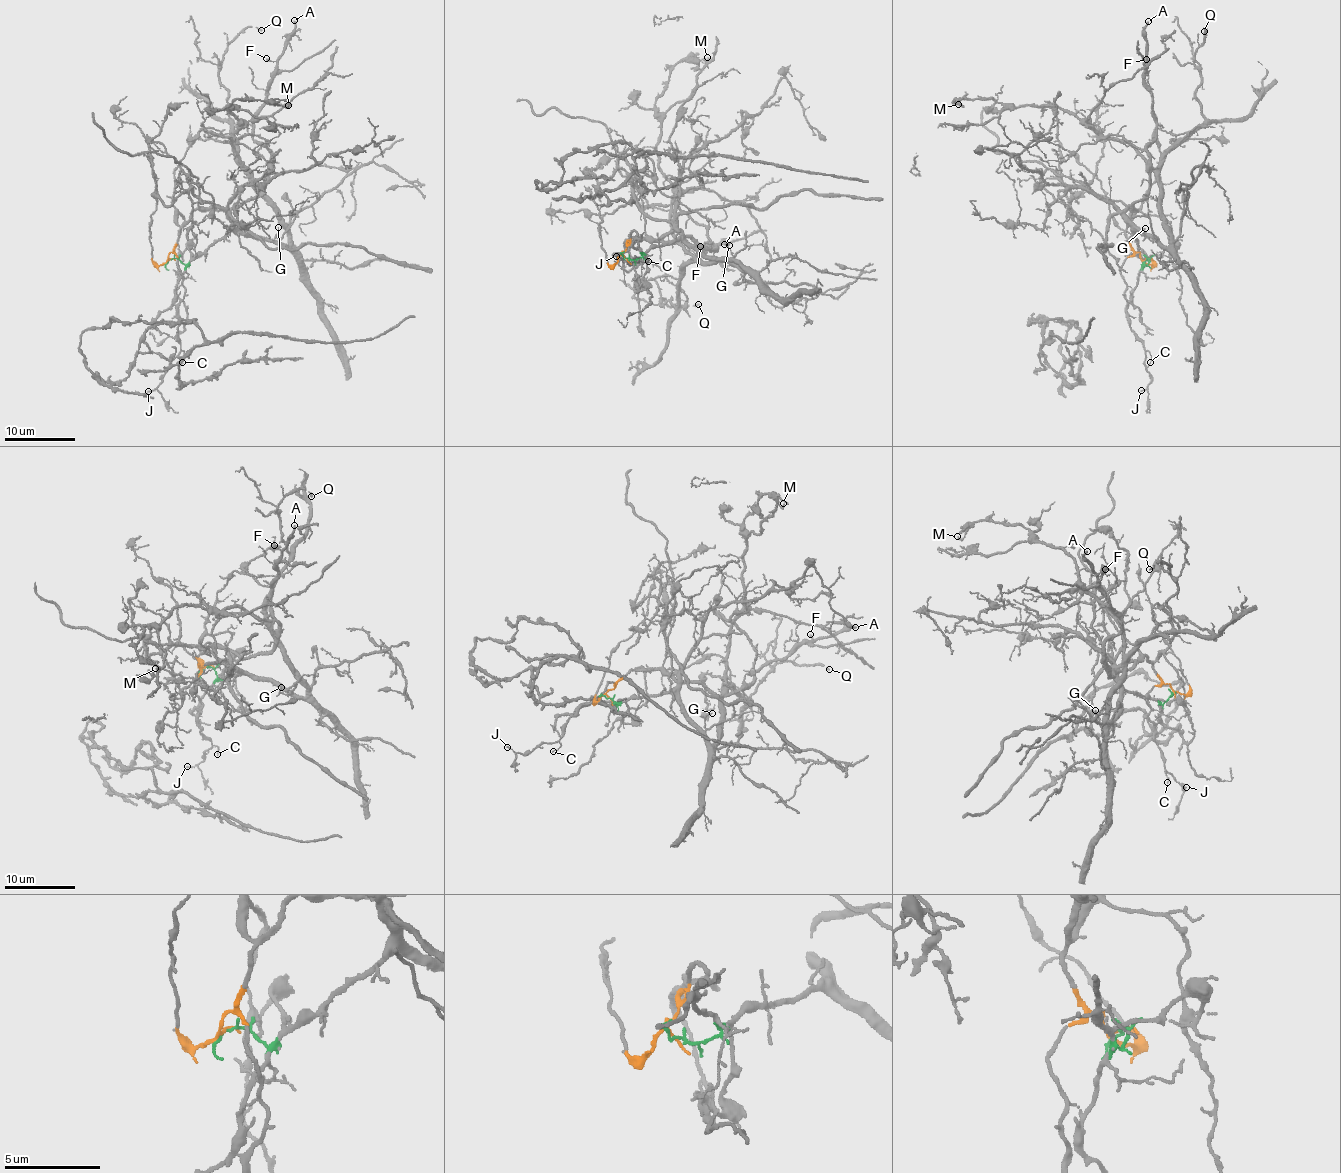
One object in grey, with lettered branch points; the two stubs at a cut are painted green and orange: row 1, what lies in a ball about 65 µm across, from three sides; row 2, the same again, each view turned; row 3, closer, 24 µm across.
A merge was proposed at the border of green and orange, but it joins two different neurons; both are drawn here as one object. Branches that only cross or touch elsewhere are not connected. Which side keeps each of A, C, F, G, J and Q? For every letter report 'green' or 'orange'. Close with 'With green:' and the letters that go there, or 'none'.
A: orange
C: orange
F: orange
G: green
J: orange
Q: green
With green: G, Q

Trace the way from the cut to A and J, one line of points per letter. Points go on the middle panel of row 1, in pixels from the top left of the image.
A: (623, 256), (629, 236), (678, 241), (692, 236), (715, 250), (705, 248), (696, 257), (709, 244), (724, 245)
J: (623, 256), (633, 231), (641, 235), (636, 237), (645, 255), (635, 257), (630, 264), (615, 256)

